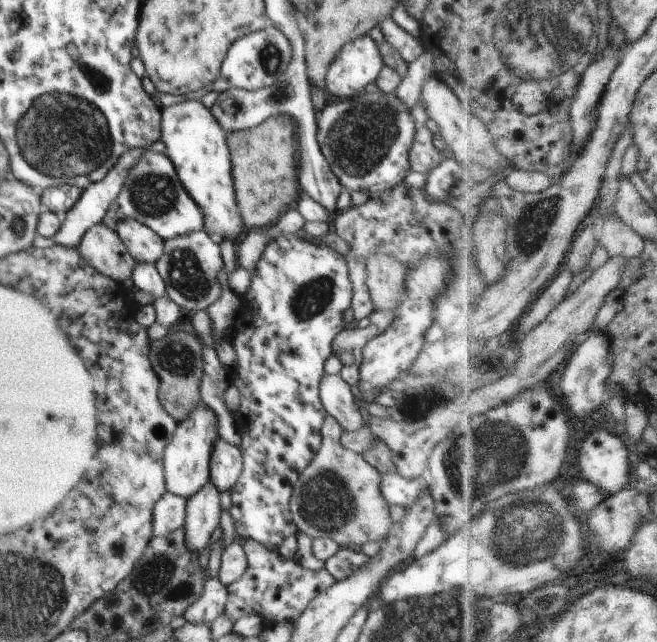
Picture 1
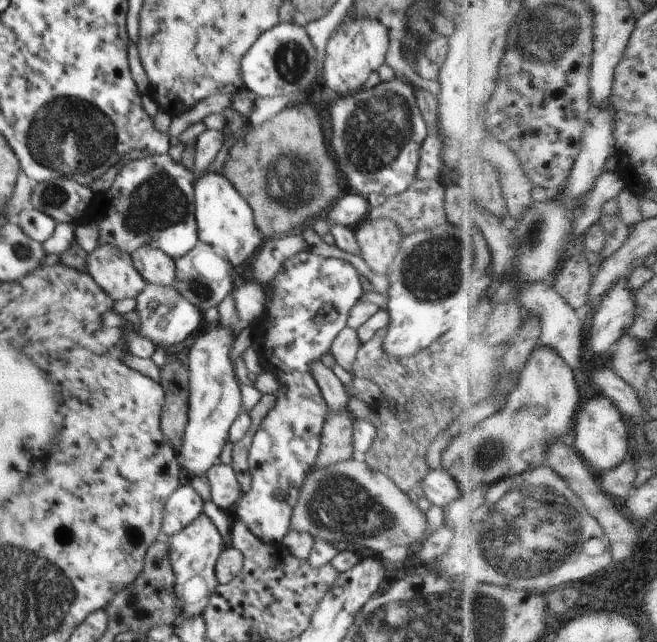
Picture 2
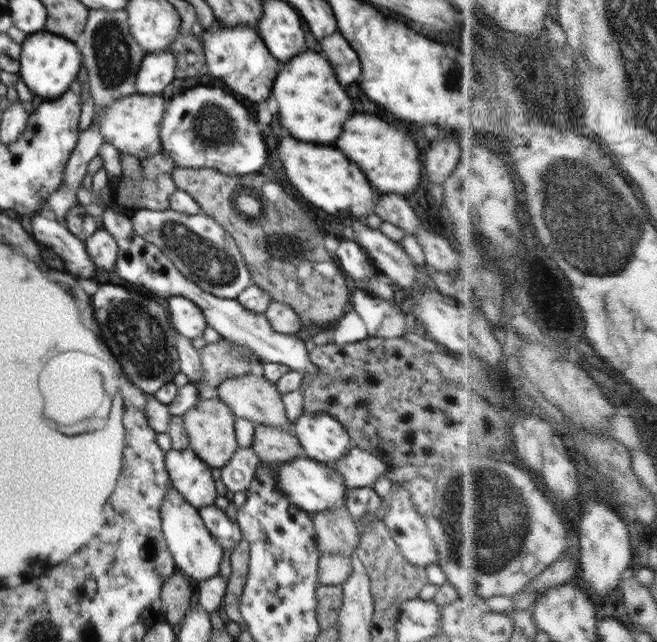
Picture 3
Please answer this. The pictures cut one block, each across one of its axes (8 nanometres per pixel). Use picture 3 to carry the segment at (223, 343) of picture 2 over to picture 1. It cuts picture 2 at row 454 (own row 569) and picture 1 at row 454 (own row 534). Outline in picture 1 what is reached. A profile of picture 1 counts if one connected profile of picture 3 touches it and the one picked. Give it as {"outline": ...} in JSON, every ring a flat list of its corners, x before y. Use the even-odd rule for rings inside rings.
{"outline":[[201,402,198,408,190,412,186,420,178,423,174,436,164,450,164,480,168,492,189,499,210,481,210,454,218,438,216,414,208,405]]}

